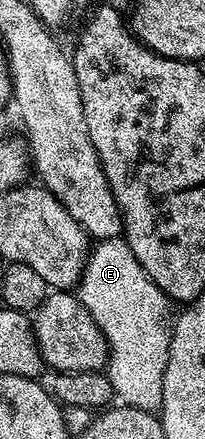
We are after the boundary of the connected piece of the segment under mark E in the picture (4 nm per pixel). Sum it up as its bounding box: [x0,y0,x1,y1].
[76,238,170,413]

